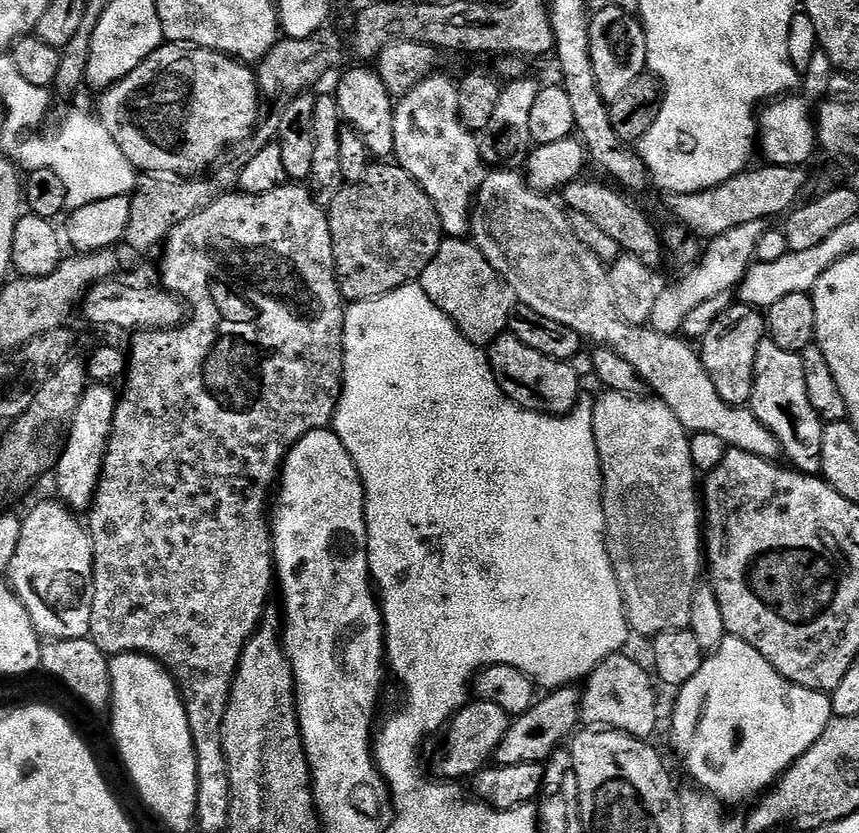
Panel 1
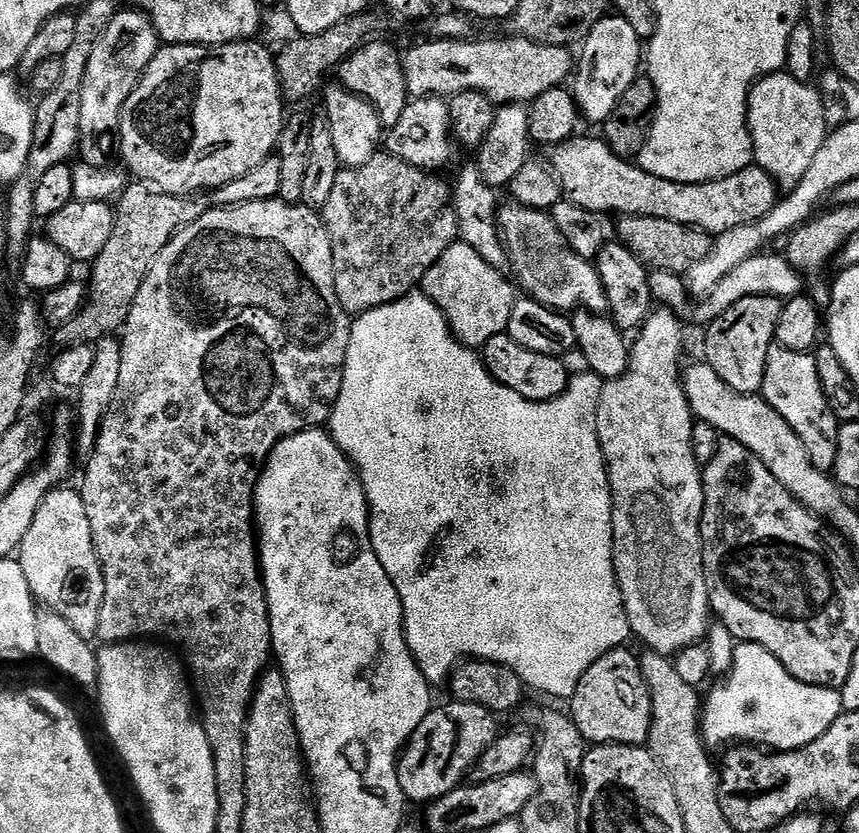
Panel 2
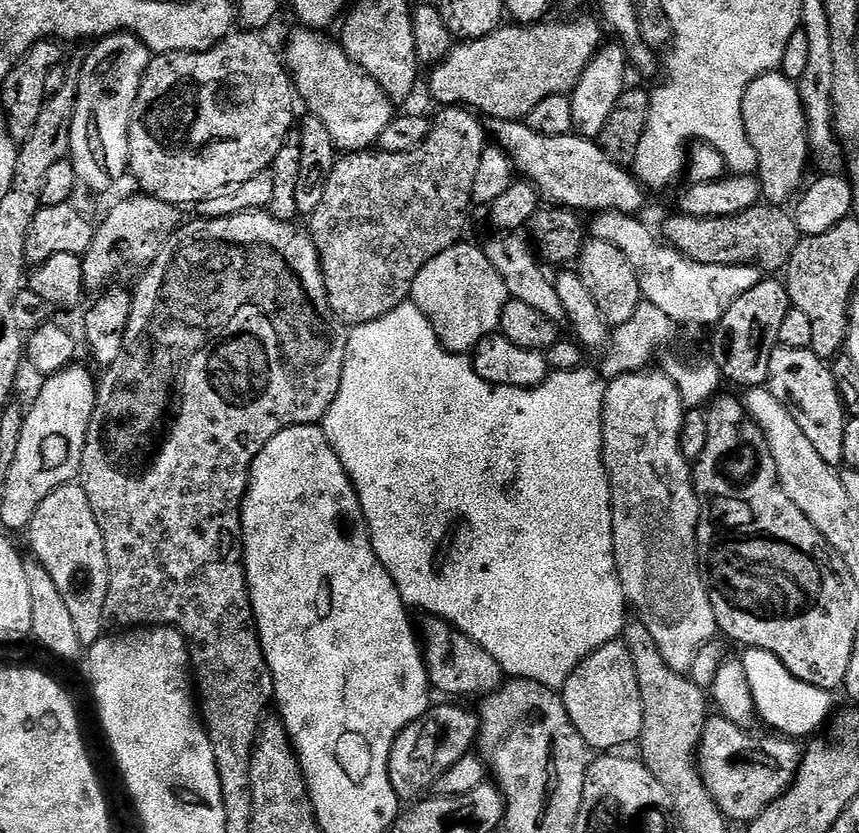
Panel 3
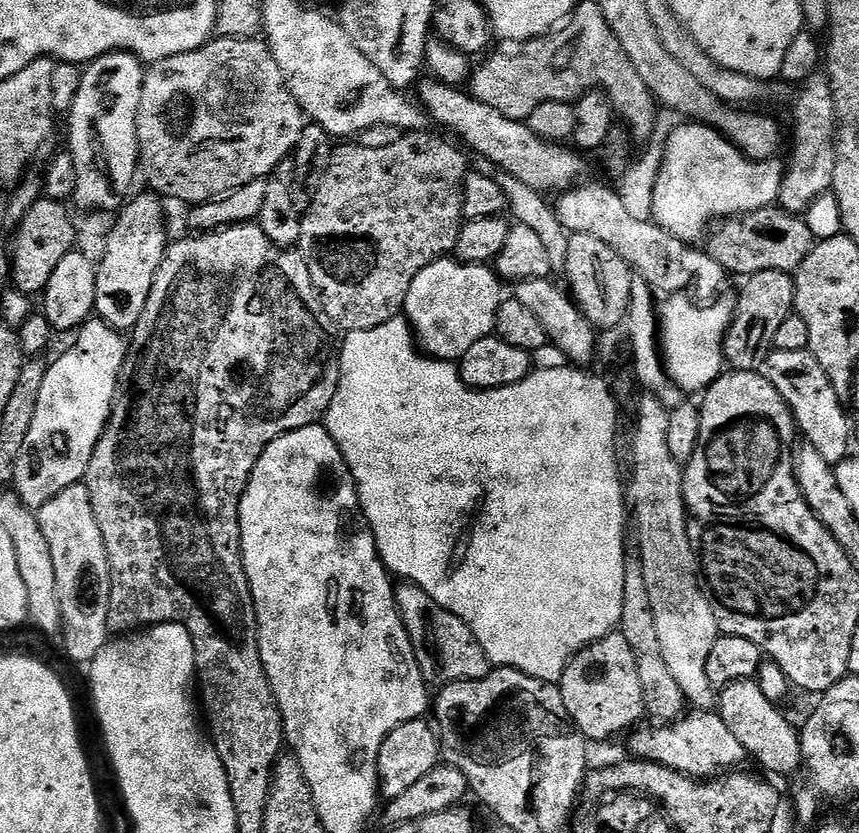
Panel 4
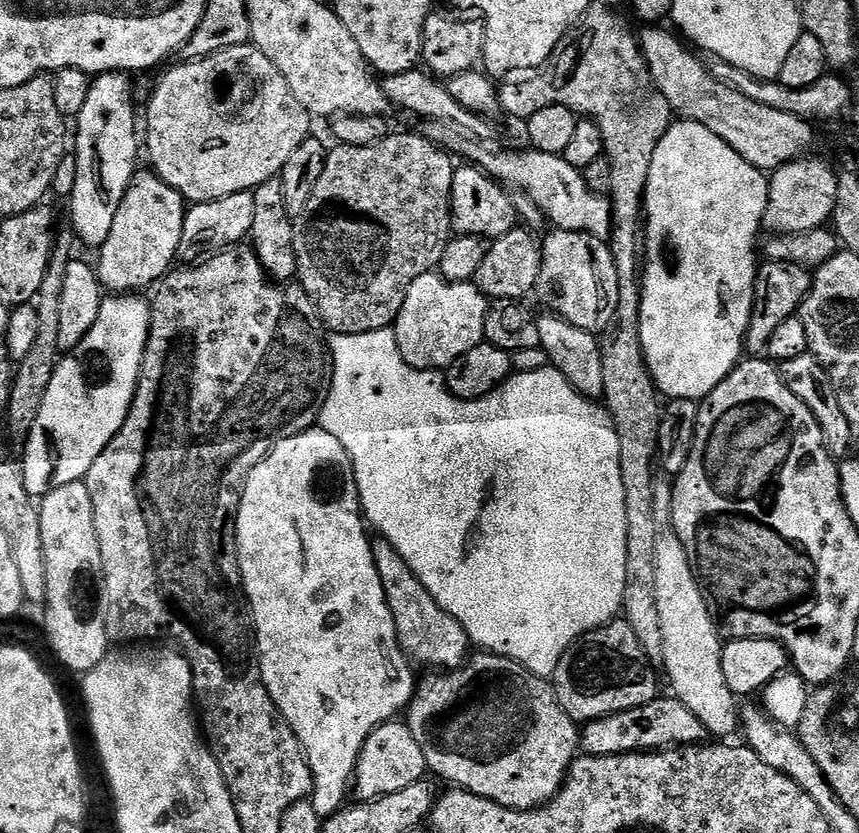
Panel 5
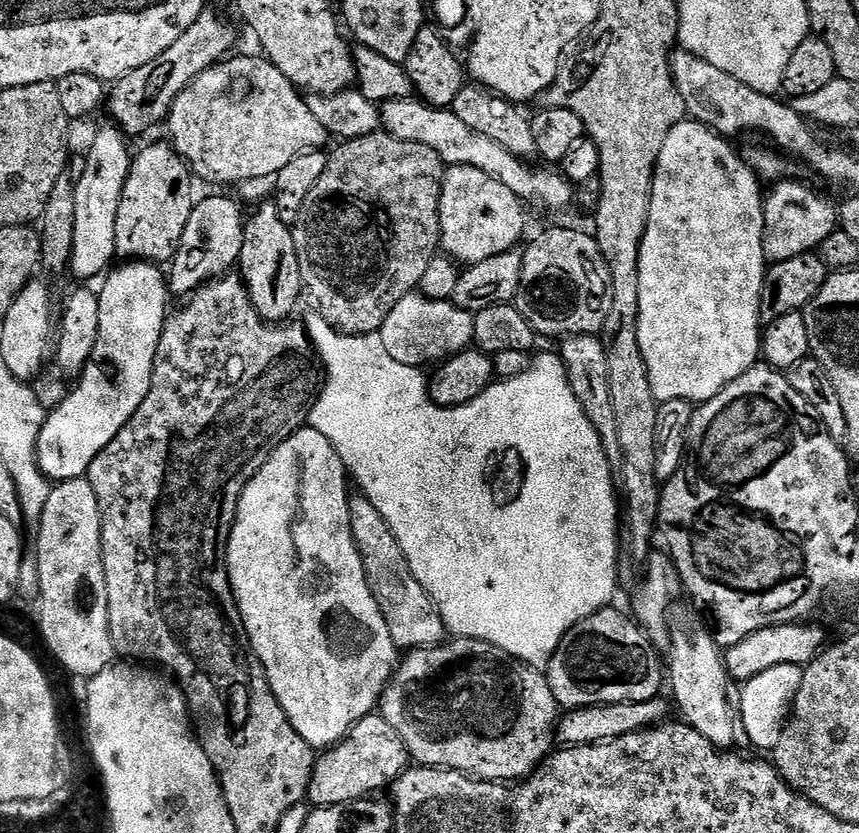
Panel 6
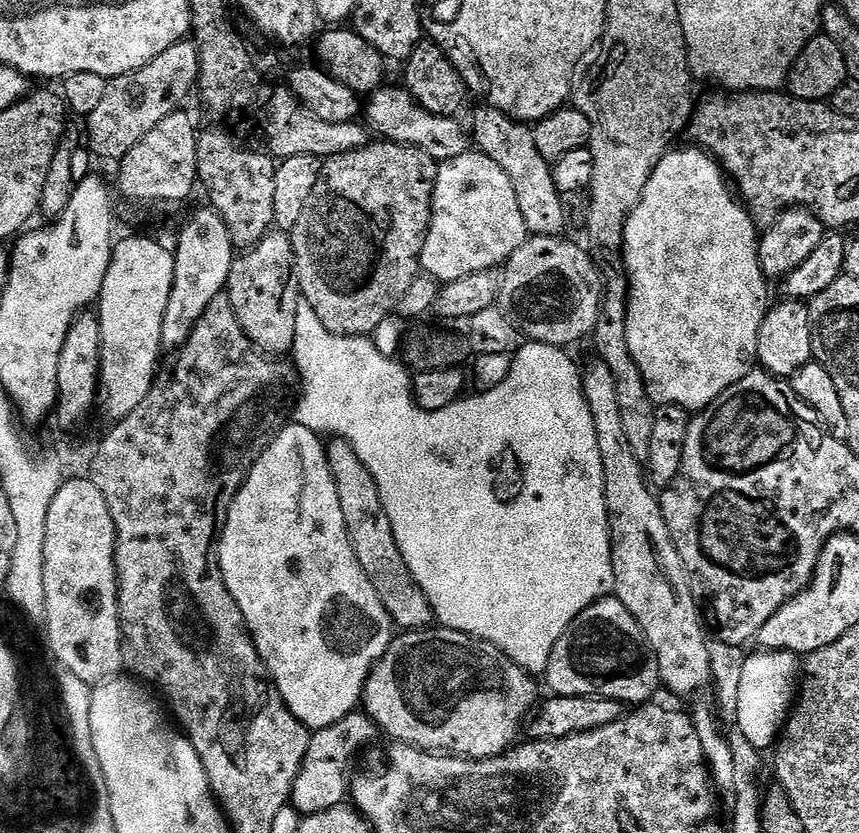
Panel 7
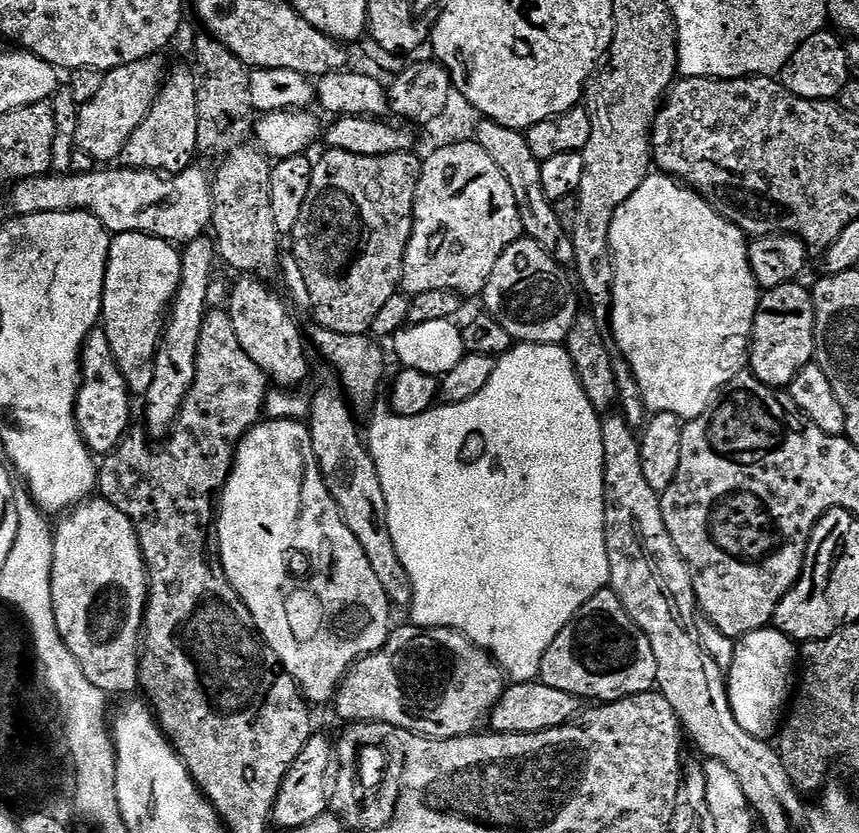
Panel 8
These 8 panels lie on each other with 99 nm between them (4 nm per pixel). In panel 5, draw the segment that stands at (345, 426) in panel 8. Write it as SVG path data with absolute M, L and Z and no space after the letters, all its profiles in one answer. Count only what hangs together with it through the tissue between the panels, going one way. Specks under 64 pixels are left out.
M373 539L372 553L374 554L374 566L378 566L378 578L382 578L386 606L390 606L390 614L394 618L394 630L398 634L398 642L404 649L404 655L413 665L425 664L428 670L451 670L461 667L470 655L470 641L462 622L458 622L458 618L446 614L446 610L442 610L442 606L438 606L438 602L434 602L434 598L430 598L426 586L422 586L422 582L418 582L414 570L410 570L410 566L406 566L406 558L402 558L402 554L398 554L398 550L394 550L394 546L390 546L388 540Z

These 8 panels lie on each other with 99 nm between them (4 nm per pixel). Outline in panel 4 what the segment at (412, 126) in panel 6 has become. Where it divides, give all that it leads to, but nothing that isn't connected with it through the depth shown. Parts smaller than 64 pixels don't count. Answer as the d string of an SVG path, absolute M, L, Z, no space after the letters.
M584 182L567 192L559 193L557 200L560 201L555 201L554 209L567 233L590 234L590 238L599 238L606 242L606 246L613 248L627 262L629 268L649 283L656 294L684 294L689 291L687 288L693 288L697 297L716 298L725 291L724 268L718 266L718 262L714 262L707 251L700 249L699 252L689 241L670 234L652 220L635 219L634 214L629 214L626 210L619 191L607 183L604 184Z

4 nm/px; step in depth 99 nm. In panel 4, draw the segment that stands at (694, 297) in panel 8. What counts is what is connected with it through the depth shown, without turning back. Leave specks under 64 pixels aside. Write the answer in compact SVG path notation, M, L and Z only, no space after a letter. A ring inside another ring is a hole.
M680 122L669 131L664 146L664 161L658 182L654 182L651 219L670 234L696 242L721 218L773 207L784 181L785 165L778 161L749 160L709 124ZM672 294L667 297L668 300L659 305L659 343L662 345L662 357L664 361L664 369L668 372L668 376L681 388L685 394L703 393L715 382L719 376L725 371L726 361L724 359L724 339L728 333L728 327L732 321L732 315L736 313L735 299L728 294L721 295L719 298L713 299L709 308L703 308L695 299L687 300L689 297L684 294Z

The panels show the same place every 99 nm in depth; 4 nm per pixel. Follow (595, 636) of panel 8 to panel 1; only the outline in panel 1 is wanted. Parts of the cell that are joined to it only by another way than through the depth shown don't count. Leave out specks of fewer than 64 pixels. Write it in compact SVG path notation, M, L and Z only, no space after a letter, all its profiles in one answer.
M617 654L602 661L582 684L580 714L583 723L600 730L625 732L639 740L652 738L656 732L657 685L653 673L645 668L628 654Z

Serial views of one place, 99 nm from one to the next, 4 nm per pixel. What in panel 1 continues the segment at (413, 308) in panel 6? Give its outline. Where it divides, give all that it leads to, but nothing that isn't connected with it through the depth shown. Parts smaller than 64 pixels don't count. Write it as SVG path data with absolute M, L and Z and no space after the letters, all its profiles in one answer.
M444 239L440 244L438 254L434 254L434 262L430 262L430 266L426 266L418 283L421 288L426 290L430 302L434 302L434 306L438 306L438 310L445 312L456 324L458 331L472 344L487 346L493 340L497 340L499 336L505 335L508 332L508 319L518 306L514 290L496 273L494 266L490 266L490 262L486 262L486 258L476 249L475 244L467 239Z

